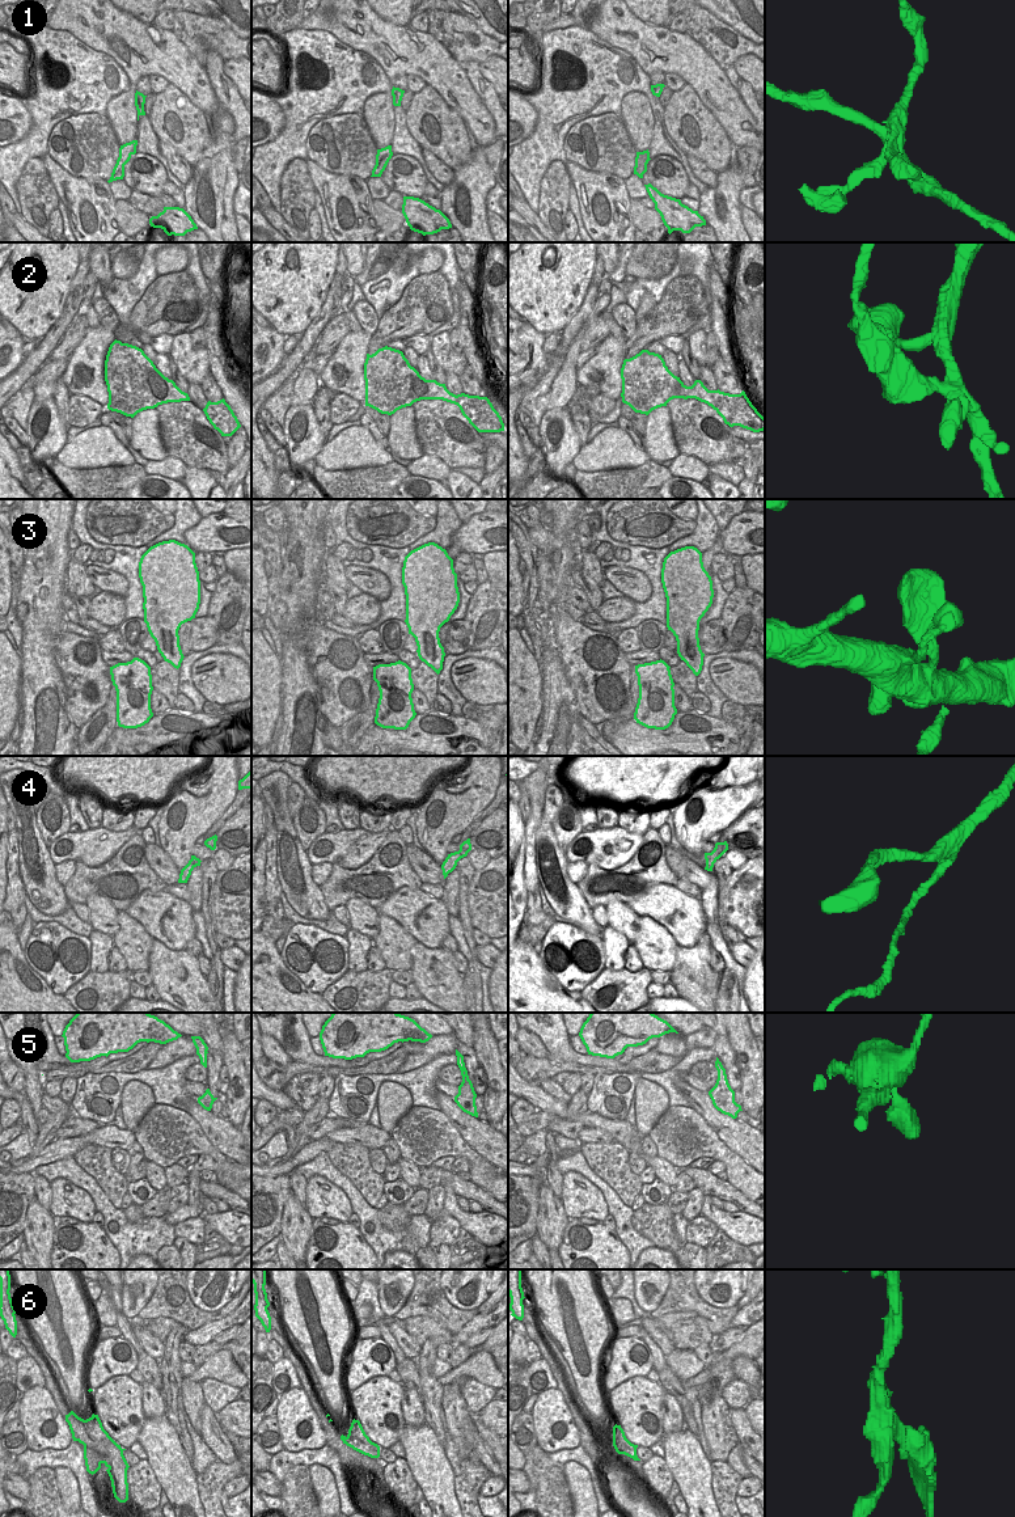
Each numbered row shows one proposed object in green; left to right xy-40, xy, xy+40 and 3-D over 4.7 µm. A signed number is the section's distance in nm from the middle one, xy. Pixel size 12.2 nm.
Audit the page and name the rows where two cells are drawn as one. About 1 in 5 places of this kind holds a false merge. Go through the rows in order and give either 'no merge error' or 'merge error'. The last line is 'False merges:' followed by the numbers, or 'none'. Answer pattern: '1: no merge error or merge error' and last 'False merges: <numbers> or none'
1: merge error
2: merge error
3: no merge error
4: merge error
5: no merge error
6: merge error
False merges: 1, 2, 4, 6

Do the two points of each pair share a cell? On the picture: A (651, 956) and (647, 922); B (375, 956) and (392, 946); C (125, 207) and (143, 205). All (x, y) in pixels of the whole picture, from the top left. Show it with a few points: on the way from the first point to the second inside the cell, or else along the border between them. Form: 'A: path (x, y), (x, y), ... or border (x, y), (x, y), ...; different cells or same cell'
A: path (651, 949), (648, 945), (648, 930); same cell
B: border (372, 945), (377, 949), (385, 967); different cells
C: border (127, 201), (151, 216); different cells

